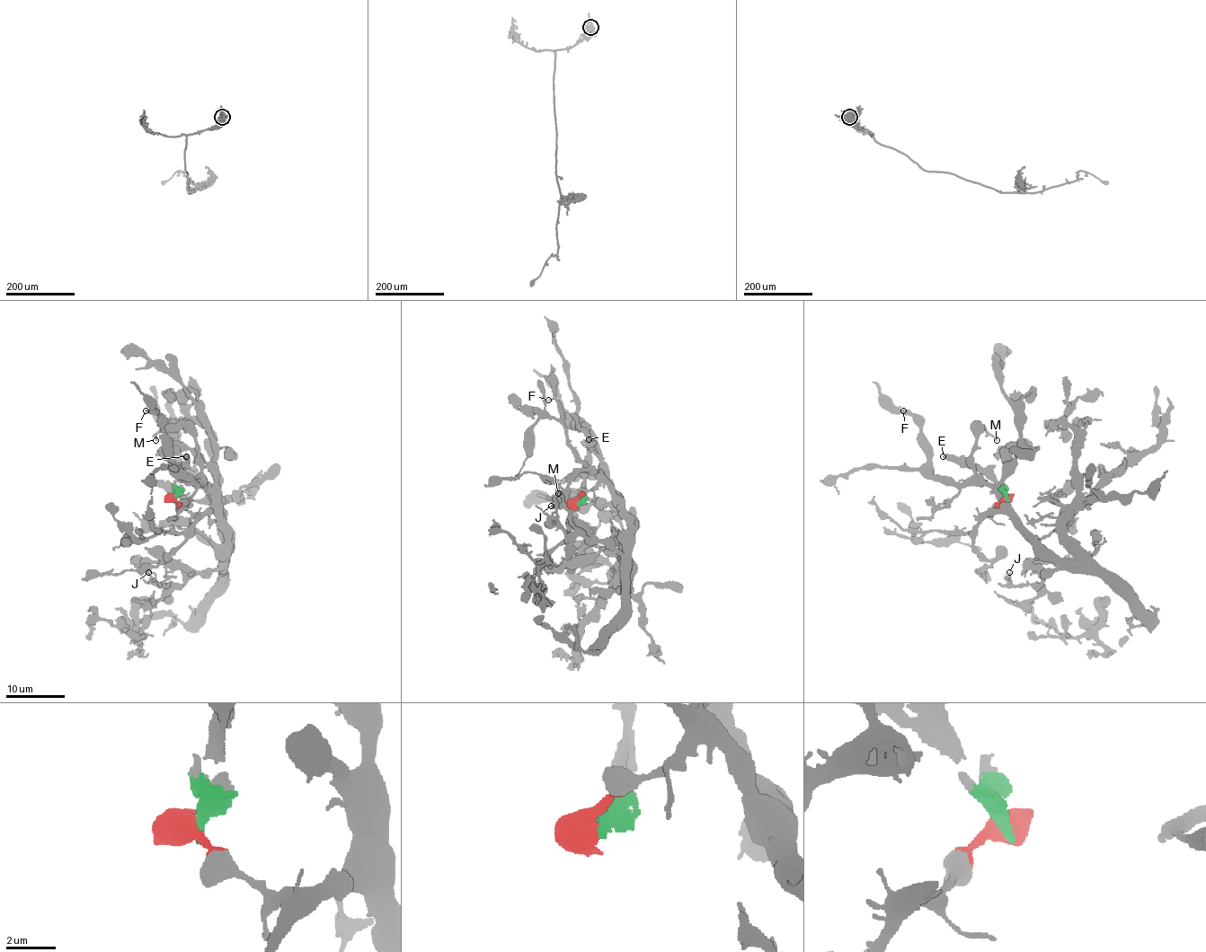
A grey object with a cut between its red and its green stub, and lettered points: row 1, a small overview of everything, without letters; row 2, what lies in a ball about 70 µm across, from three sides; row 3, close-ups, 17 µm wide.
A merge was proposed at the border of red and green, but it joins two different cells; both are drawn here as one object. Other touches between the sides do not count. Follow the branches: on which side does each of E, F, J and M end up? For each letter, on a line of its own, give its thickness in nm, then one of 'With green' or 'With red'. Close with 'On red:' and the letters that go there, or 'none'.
E: Thickness 360 nm. With green
F: Thickness 160 nm. With red
J: Thickness 190 nm. With red
M: Thickness 150 nm. With red
On red: F, J, M

